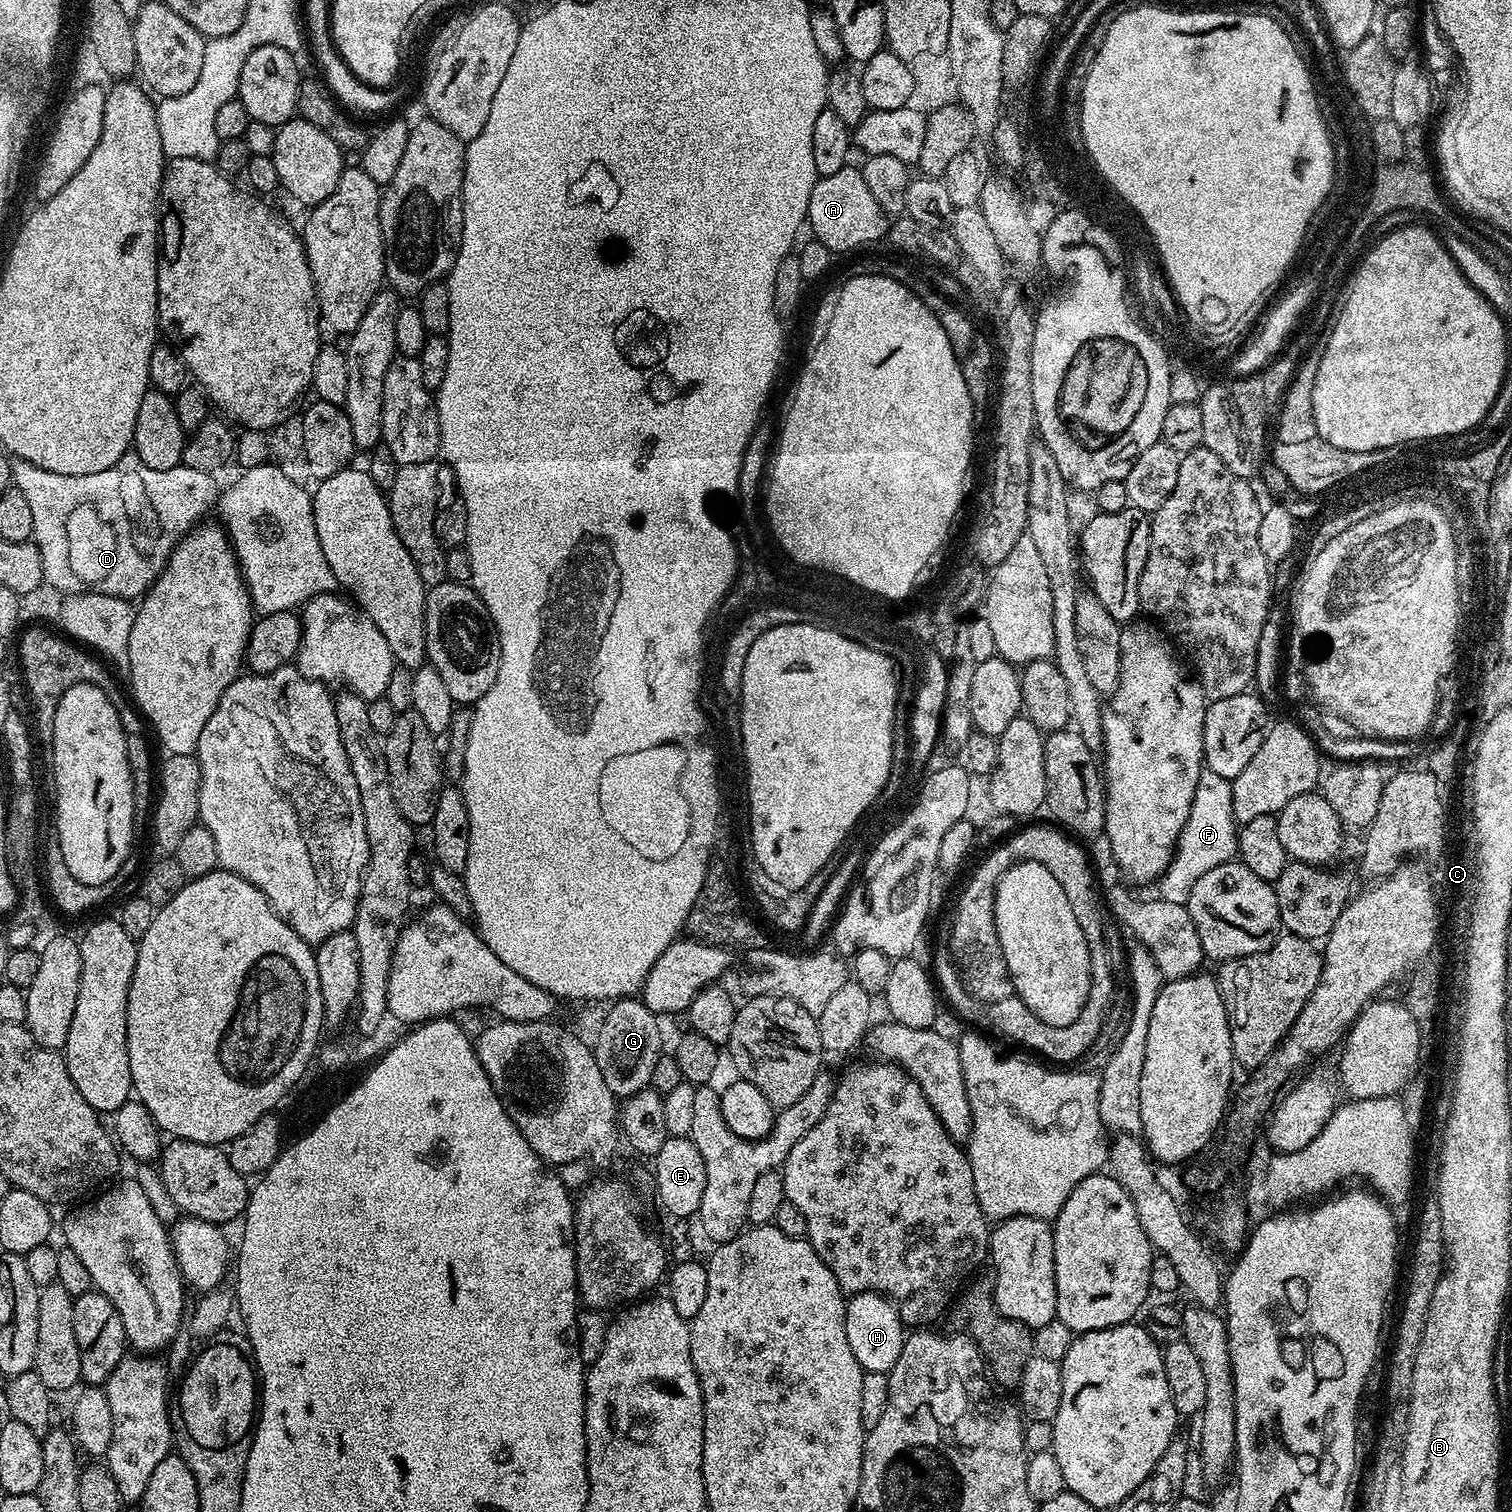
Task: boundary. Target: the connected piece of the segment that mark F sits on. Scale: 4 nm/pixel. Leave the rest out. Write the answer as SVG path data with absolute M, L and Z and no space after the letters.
M1206 770L1198 778L1198 790L1194 790L1194 802L1190 806L1190 818L1186 818L1186 826L1176 844L1176 855L1158 881L1159 899L1187 905L1194 882L1198 882L1202 874L1214 870L1214 866L1229 863L1237 852L1238 825L1234 818L1232 781L1222 778L1222 774Z

